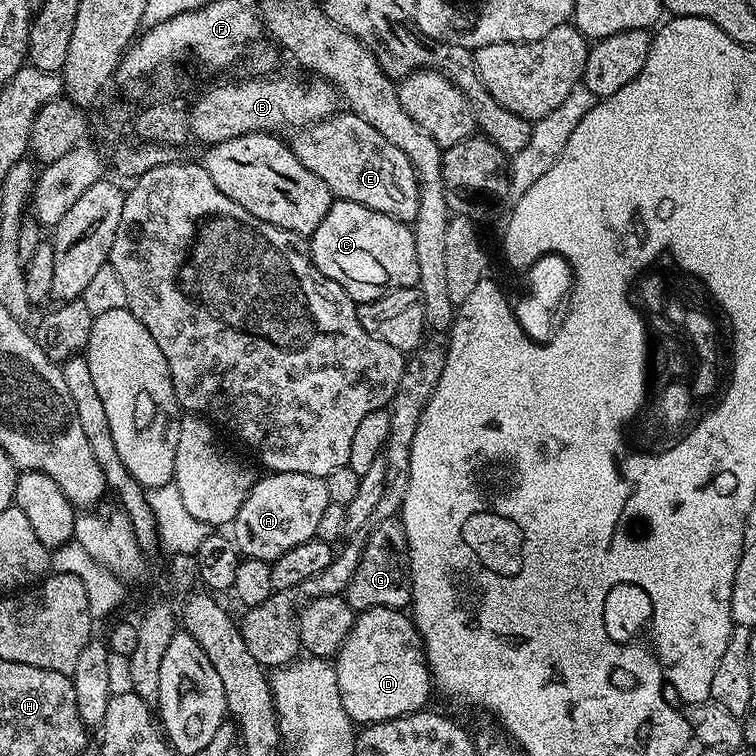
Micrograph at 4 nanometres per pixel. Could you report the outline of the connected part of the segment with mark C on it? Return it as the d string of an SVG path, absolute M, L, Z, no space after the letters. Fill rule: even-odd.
M333 199L326 218L312 231L310 251L318 270L338 282L357 302L376 300L395 288L415 288L420 282L418 250L414 250L411 227L358 202Z

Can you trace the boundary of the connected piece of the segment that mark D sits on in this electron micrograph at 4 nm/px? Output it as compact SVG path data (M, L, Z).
M374 606L359 613L352 624L350 634L342 642L340 651L334 657L338 691L342 707L356 726L367 726L402 718L411 712L419 712L431 696L434 696L432 675L428 659L424 656L424 643L418 634L416 624L407 611L386 606Z

